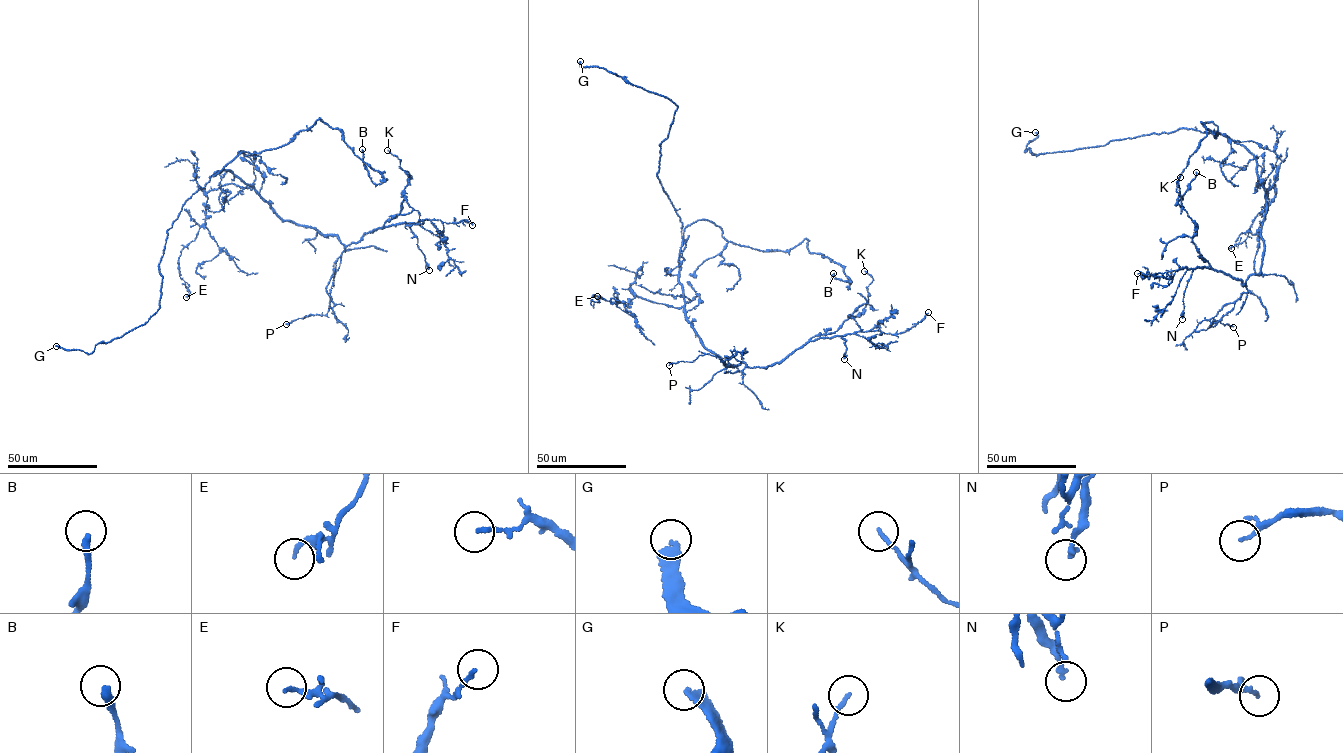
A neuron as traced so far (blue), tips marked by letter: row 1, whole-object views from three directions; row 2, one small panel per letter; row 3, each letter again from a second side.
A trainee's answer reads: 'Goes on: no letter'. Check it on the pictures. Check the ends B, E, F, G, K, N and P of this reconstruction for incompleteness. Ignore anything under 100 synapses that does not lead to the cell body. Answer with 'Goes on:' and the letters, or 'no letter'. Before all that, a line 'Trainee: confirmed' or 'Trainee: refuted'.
Trainee: refuted
Goes on: G

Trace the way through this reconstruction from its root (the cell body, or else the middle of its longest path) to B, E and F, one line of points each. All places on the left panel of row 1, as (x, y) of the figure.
B: (229, 170), (213, 175), (242, 151), (287, 144), (320, 118), (378, 171), (380, 184), (372, 181), (362, 149)
E: (229, 170), (253, 186), (229, 183), (207, 194), (204, 223), (179, 257), (179, 276), (190, 292), (186, 297)
F: (229, 170), (252, 186), (281, 218), (337, 235), (346, 246), (378, 228), (423, 220), (472, 225)

